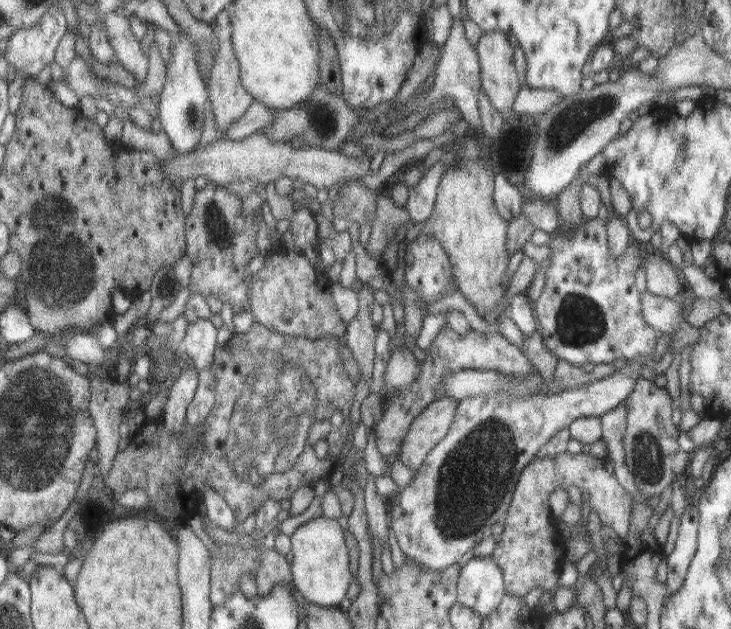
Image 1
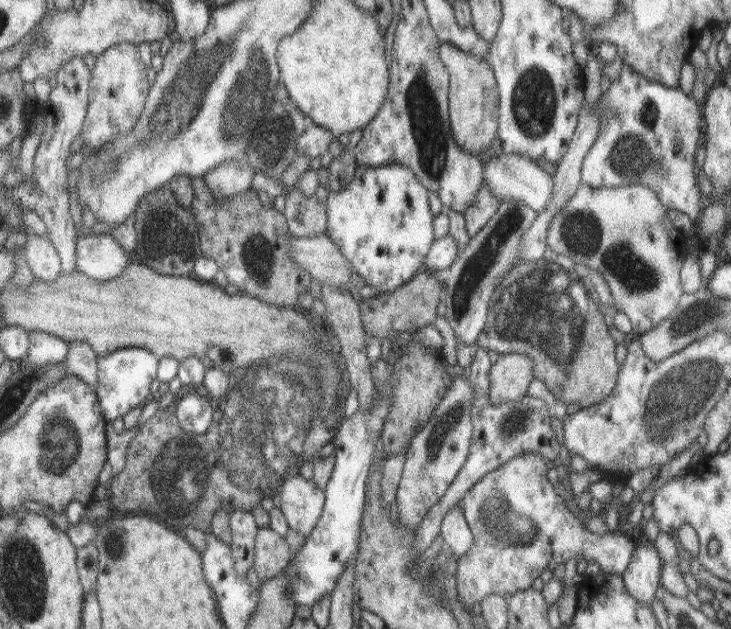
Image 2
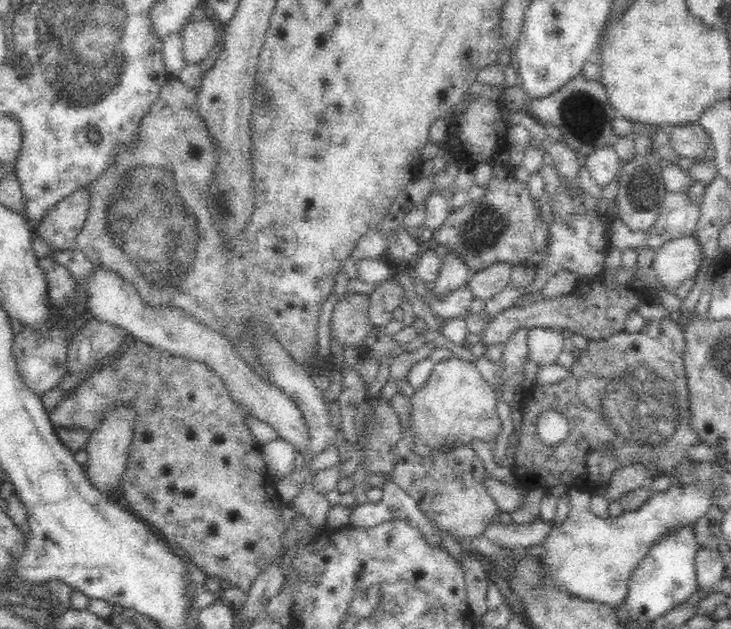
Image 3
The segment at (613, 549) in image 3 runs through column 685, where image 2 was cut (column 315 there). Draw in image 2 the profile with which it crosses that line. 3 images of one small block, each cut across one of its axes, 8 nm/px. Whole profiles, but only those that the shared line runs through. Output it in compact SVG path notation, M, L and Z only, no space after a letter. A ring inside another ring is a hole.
M291 476L283 482L277 492L281 496L281 512L291 528L291 532L307 538L317 526L325 510L325 490L319 488L313 480L301 476Z

